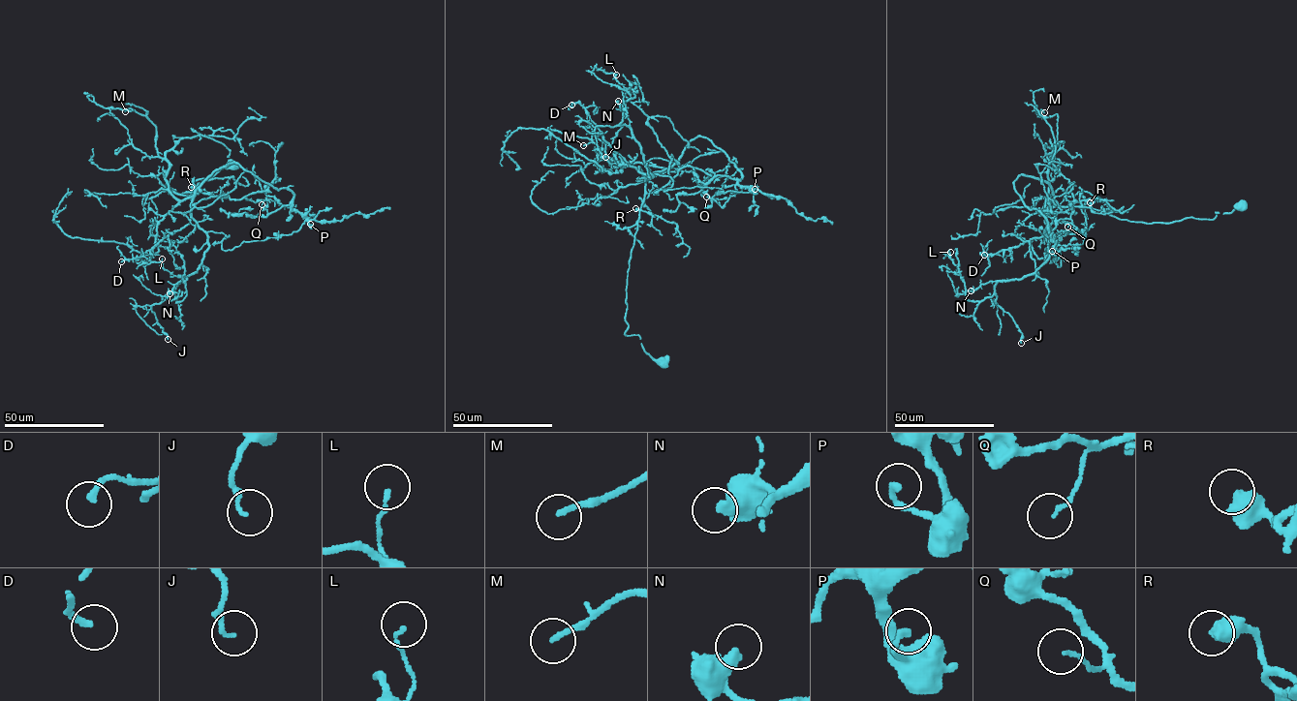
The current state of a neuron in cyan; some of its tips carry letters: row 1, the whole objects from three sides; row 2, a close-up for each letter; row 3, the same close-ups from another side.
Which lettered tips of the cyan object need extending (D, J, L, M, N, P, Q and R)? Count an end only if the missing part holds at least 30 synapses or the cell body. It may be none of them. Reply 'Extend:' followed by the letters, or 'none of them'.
Extend: none of them

